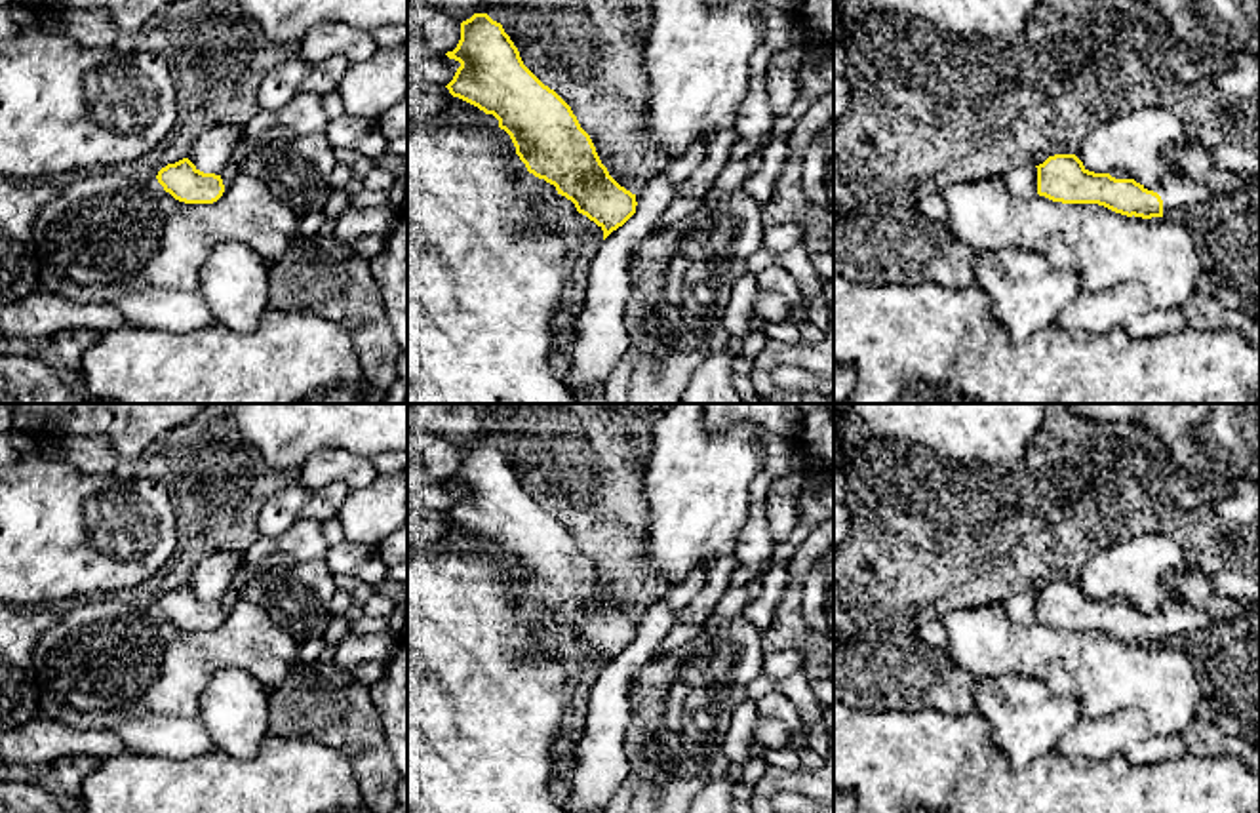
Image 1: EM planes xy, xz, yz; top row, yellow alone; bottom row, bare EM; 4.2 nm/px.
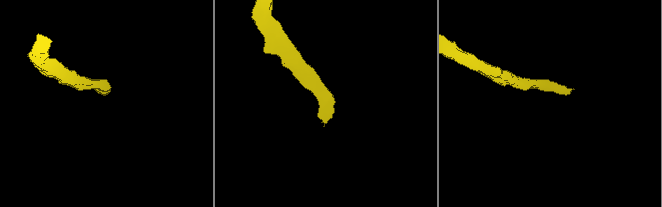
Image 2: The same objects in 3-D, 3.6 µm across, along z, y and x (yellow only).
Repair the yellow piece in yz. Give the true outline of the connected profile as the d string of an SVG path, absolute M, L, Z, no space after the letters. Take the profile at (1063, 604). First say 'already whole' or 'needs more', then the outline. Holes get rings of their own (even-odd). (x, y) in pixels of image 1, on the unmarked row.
needs more | M1075 581L1049 583L1037 594L1037 621L1062 630L1098 630L1127 644L1167 644L1224 623L1184 602L1140 611L1129 600L1089 598Z

